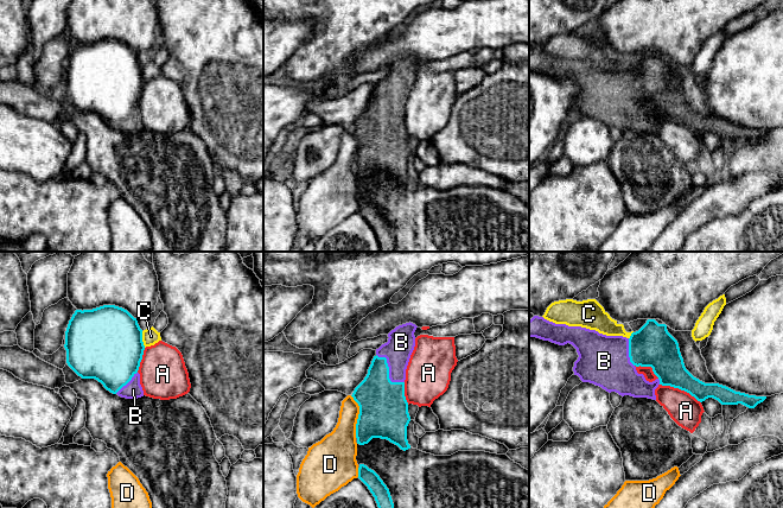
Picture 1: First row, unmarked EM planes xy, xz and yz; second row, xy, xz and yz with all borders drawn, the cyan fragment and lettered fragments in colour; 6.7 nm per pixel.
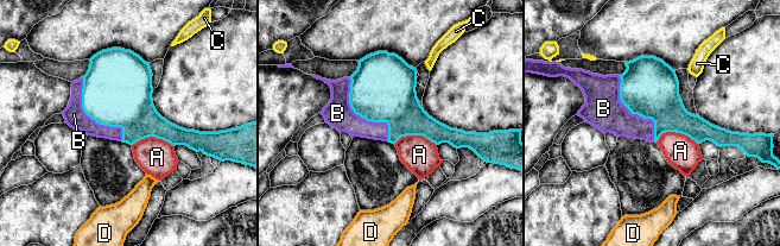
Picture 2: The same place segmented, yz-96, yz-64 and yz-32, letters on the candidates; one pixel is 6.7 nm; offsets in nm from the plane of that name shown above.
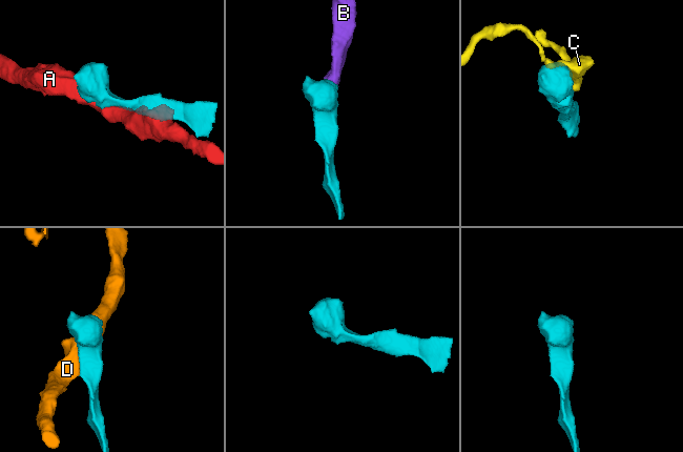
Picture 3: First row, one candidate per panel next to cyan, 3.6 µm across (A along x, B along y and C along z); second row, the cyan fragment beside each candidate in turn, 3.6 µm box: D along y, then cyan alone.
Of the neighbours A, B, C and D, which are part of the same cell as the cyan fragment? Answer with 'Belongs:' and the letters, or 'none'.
Belongs: B

